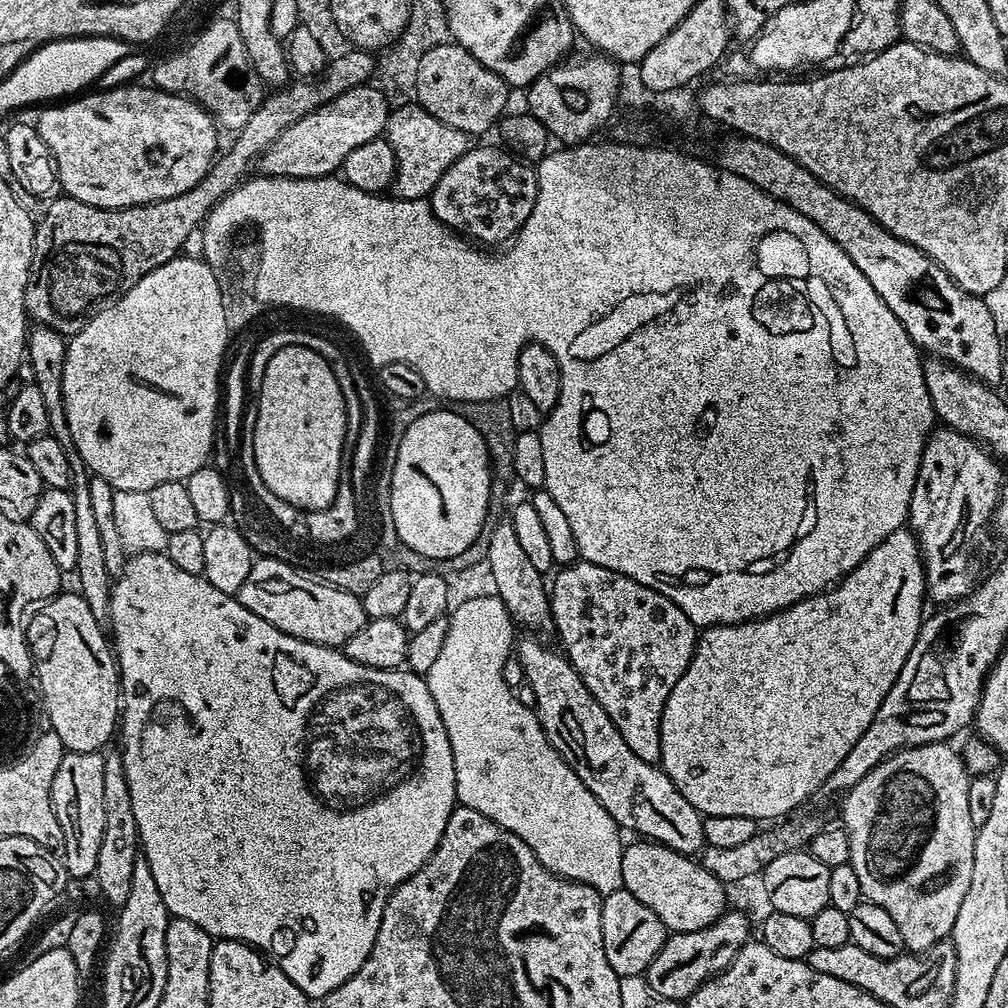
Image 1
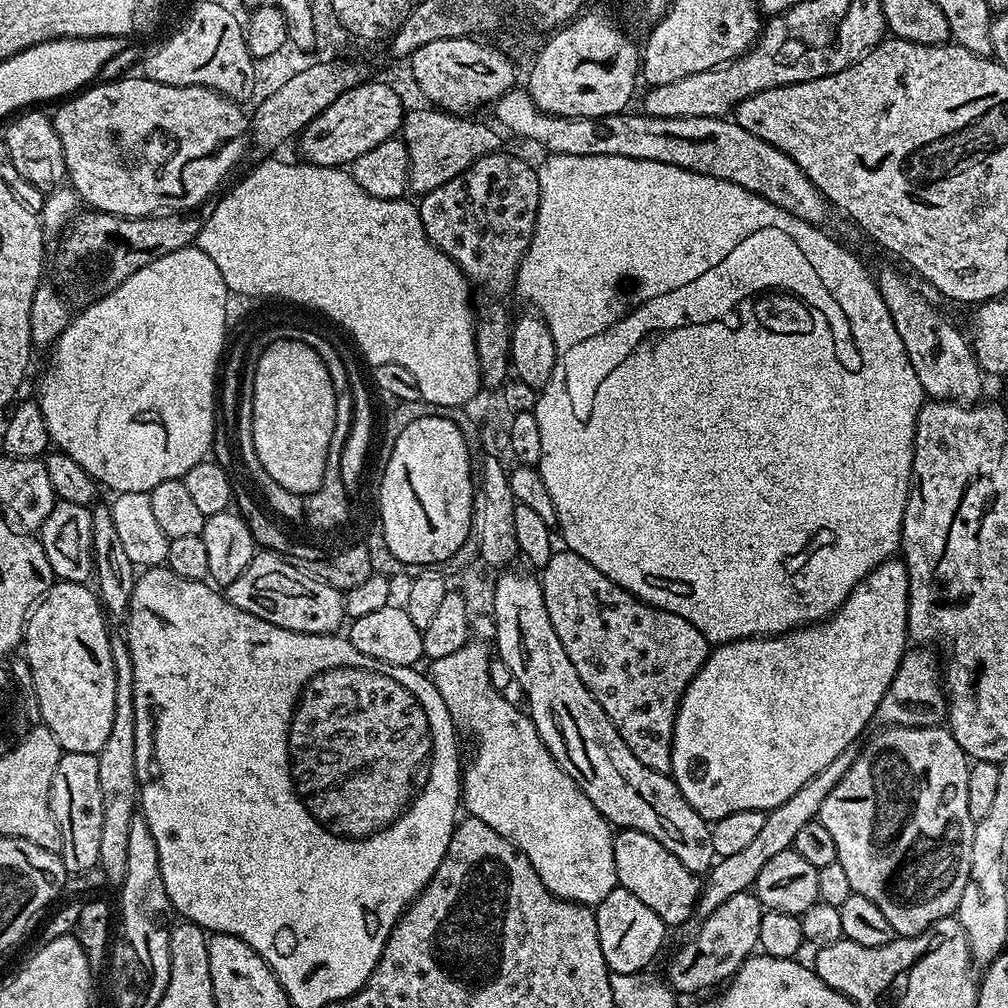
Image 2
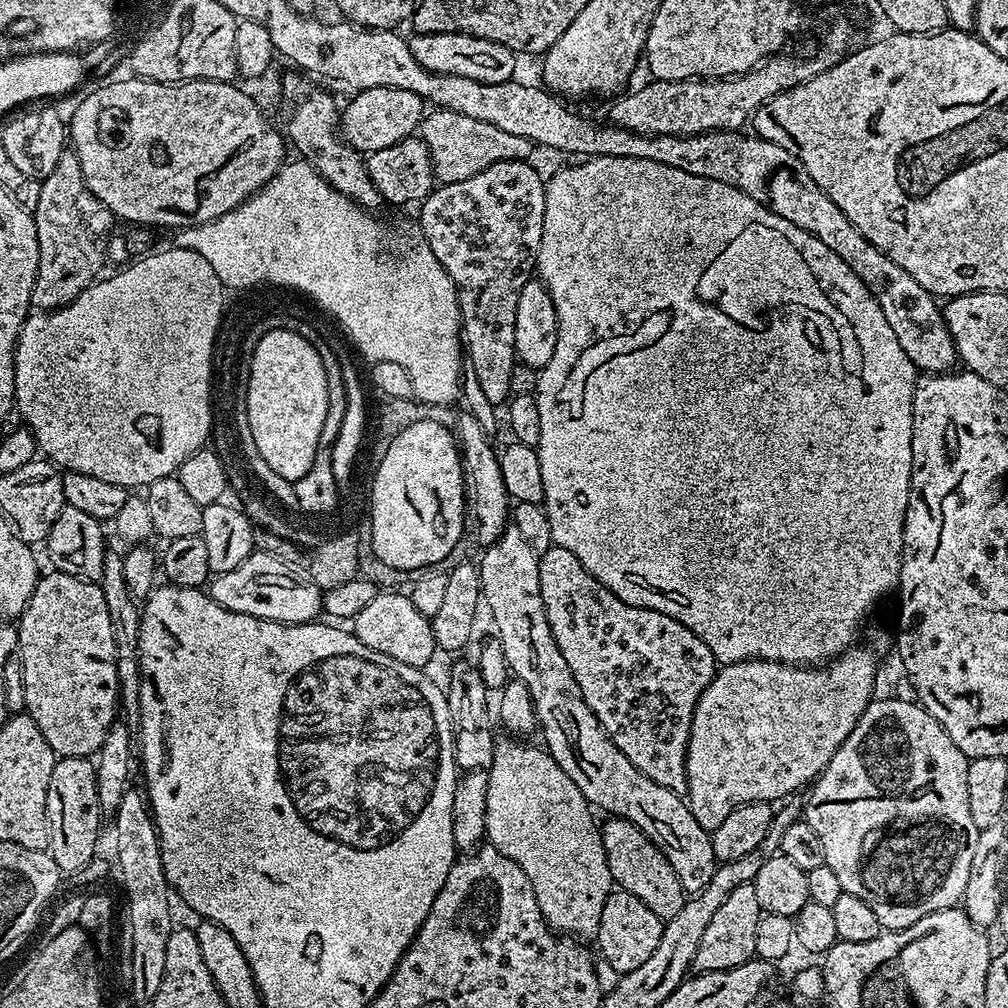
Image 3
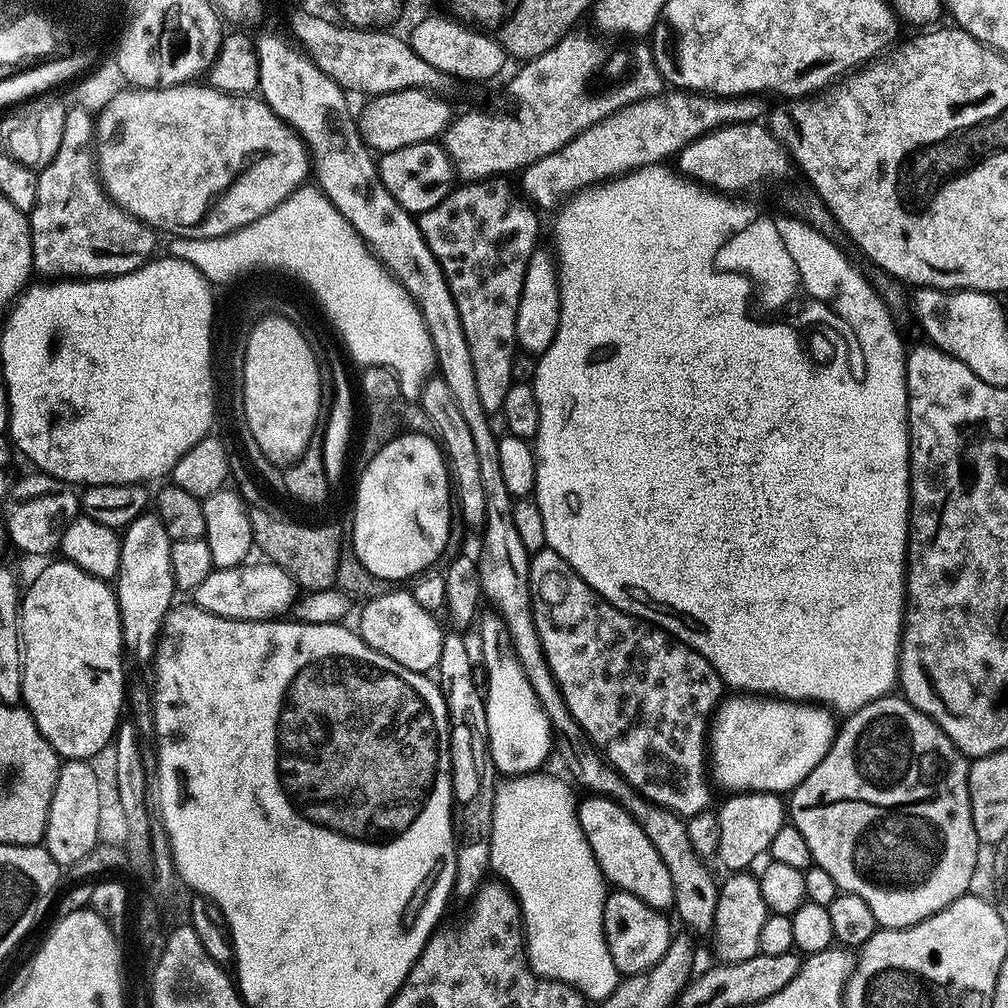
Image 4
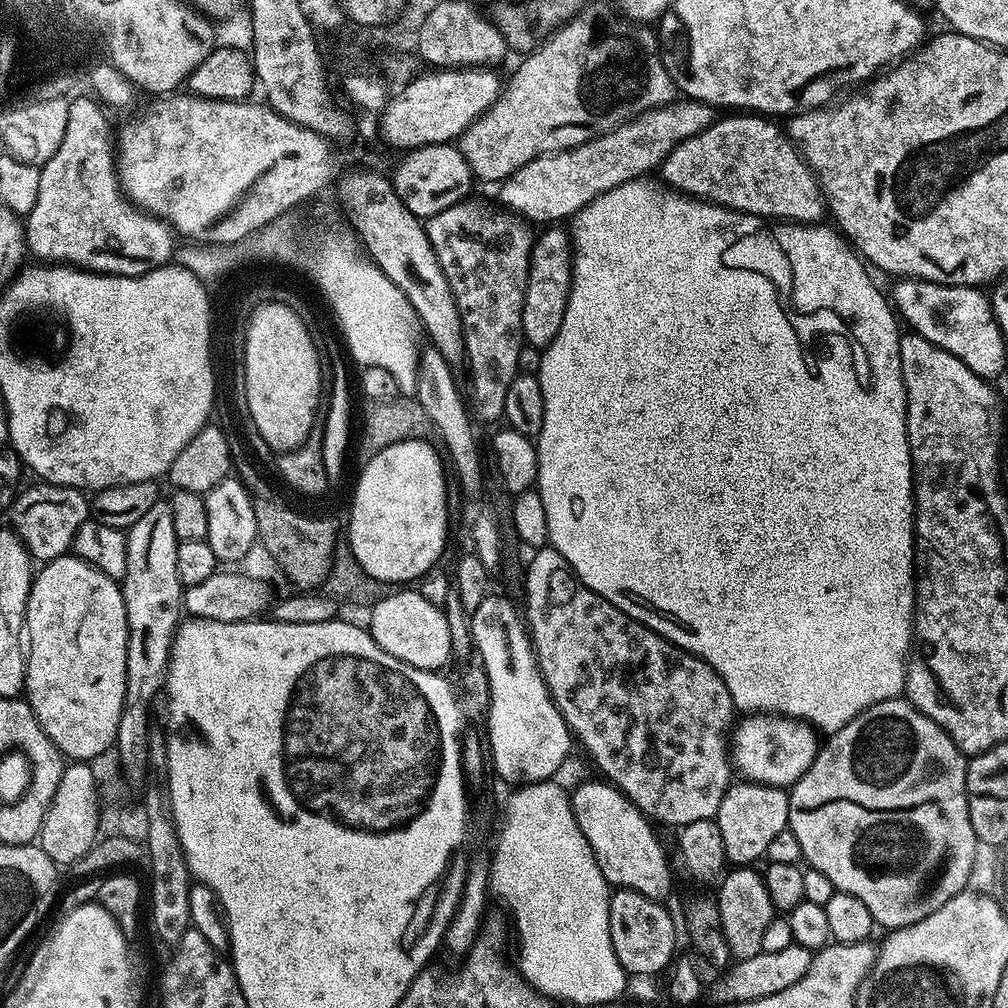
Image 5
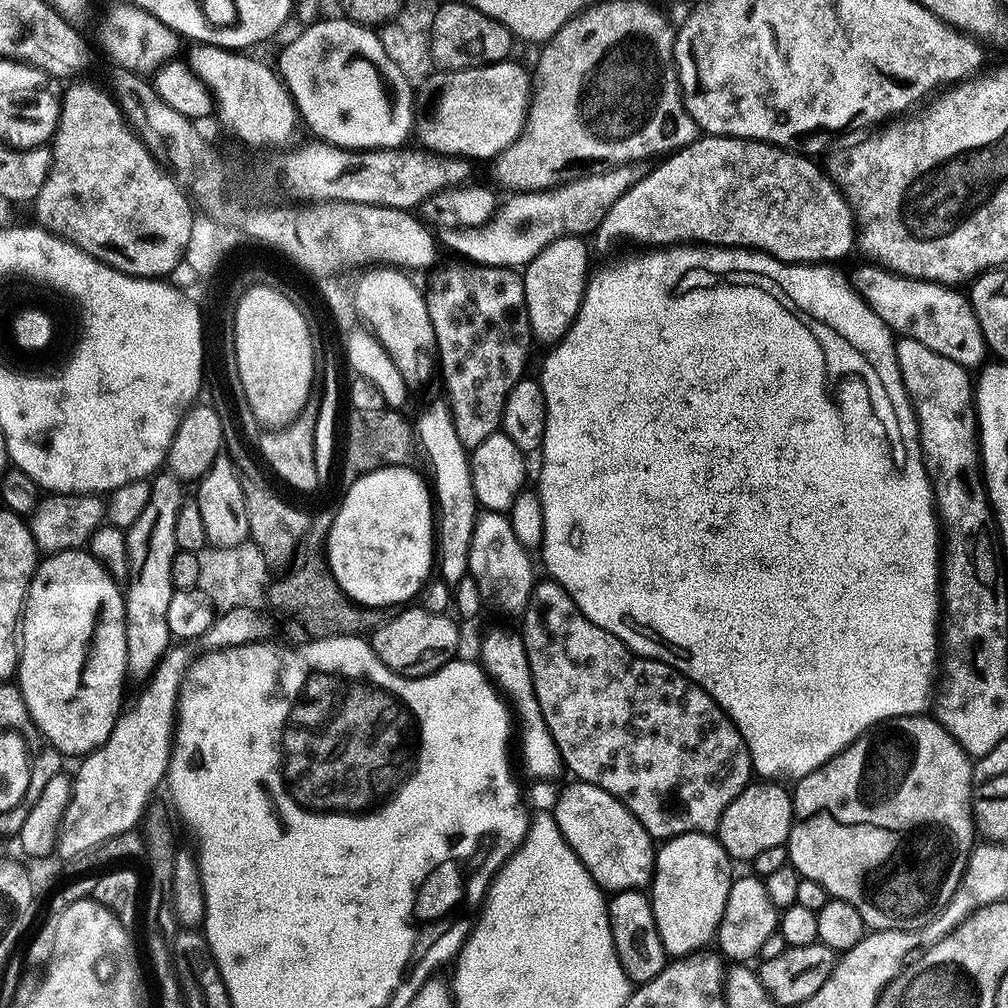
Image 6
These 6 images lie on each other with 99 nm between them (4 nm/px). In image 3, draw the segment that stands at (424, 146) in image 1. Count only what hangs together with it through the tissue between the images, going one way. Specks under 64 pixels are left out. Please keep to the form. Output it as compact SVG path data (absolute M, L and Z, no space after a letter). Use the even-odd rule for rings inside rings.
M437 108L425 115L418 136L428 148L432 172L440 184L474 178L474 174L486 170L486 166L494 166L494 162L527 161L528 155L534 152L533 144L526 138L518 138L518 134L506 134L506 130L490 126L490 122L478 122L478 118L466 118L466 114L454 114L454 110L445 108Z

